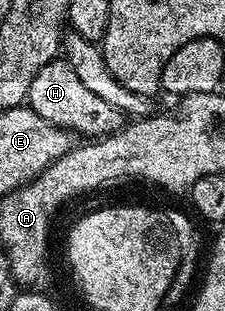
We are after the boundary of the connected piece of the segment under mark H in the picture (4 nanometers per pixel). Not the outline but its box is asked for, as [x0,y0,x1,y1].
[26,60,125,140]

